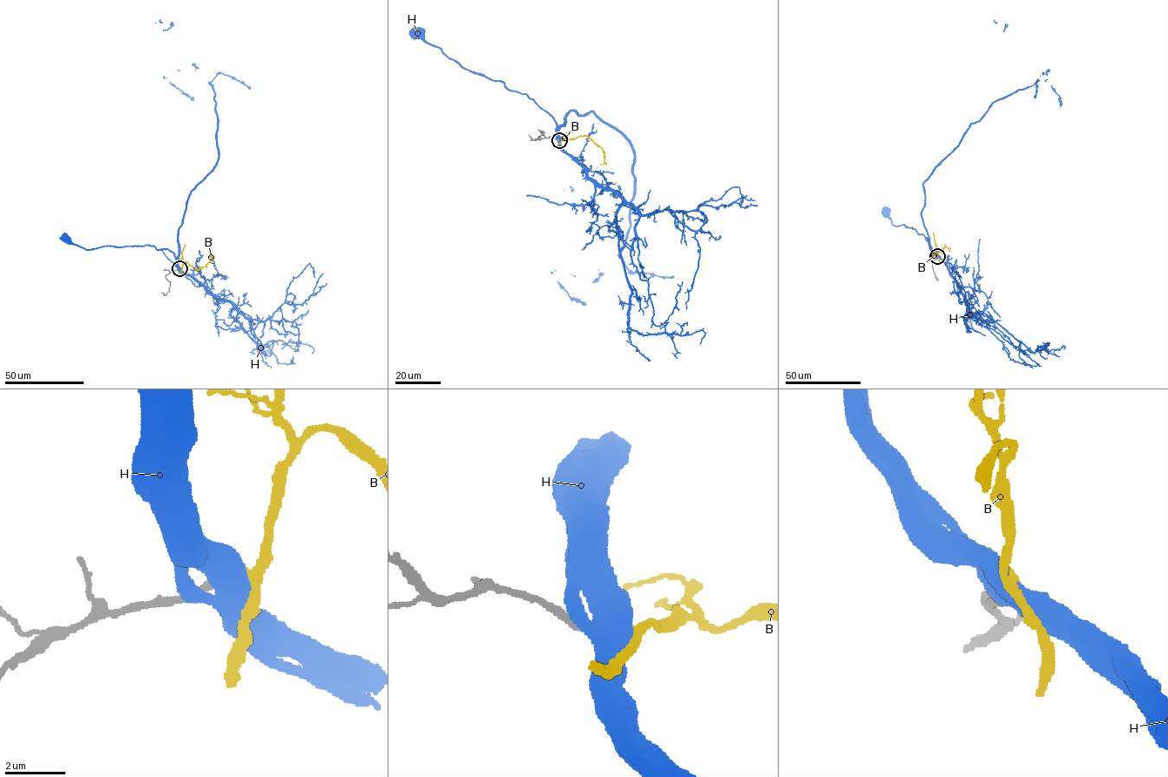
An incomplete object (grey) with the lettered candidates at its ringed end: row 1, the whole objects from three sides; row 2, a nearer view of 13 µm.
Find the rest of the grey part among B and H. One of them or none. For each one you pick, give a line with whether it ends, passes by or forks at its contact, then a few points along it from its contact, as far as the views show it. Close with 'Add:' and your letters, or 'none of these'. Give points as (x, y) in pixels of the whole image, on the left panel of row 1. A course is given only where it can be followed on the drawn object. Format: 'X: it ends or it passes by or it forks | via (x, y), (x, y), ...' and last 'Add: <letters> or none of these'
Add: none of these

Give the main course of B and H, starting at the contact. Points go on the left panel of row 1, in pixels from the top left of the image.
B: (179, 268), (185, 261), (198, 270), (211, 260), (212, 256), (209, 256)
H: (178, 269), (174, 254), (167, 249), (158, 249), (145, 245), (85, 249), (64, 238)

